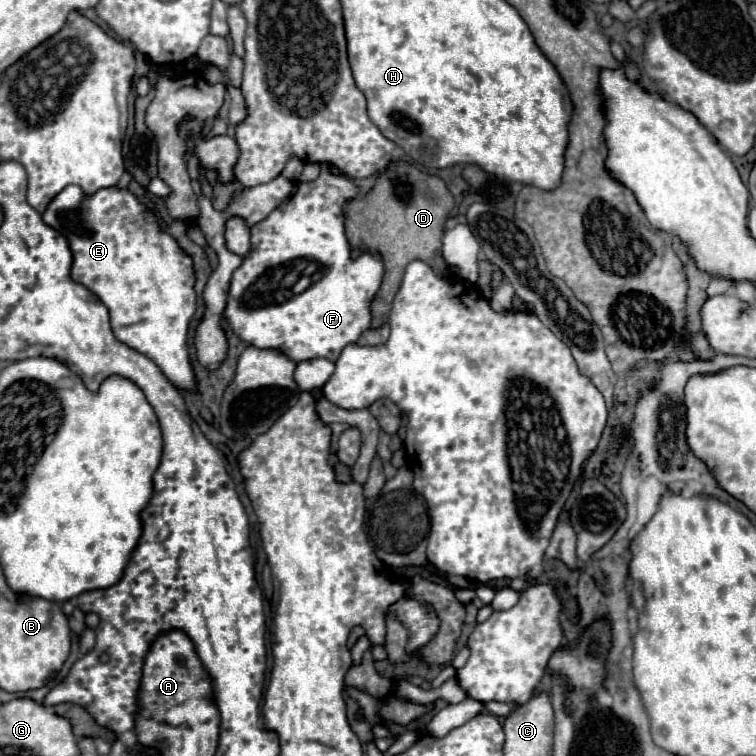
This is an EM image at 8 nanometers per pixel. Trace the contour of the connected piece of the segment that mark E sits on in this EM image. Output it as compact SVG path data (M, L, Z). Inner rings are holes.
M68 185L52 199L42 219L46 225L50 225L68 239L74 253L72 279L96 293L98 299L108 307L116 339L152 359L178 389L194 393L196 377L190 365L186 345L188 323L196 311L192 259L178 247L178 243L168 233L160 231L156 219L130 191L118 191L116 187L100 189L98 193L86 197L78 185Z

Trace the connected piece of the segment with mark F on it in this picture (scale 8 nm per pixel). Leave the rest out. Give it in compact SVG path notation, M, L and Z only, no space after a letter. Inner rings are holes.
M320 164L320 177L310 183L296 183L292 195L280 203L264 221L250 227L250 253L232 275L230 293L224 317L234 333L258 347L276 349L292 361L308 361L324 357L336 361L342 349L356 343L358 337L370 327L370 303L382 283L382 257L374 253L360 253L352 257L352 247L347 240L342 203L358 195L358 187L342 175L332 175L332 165Z

